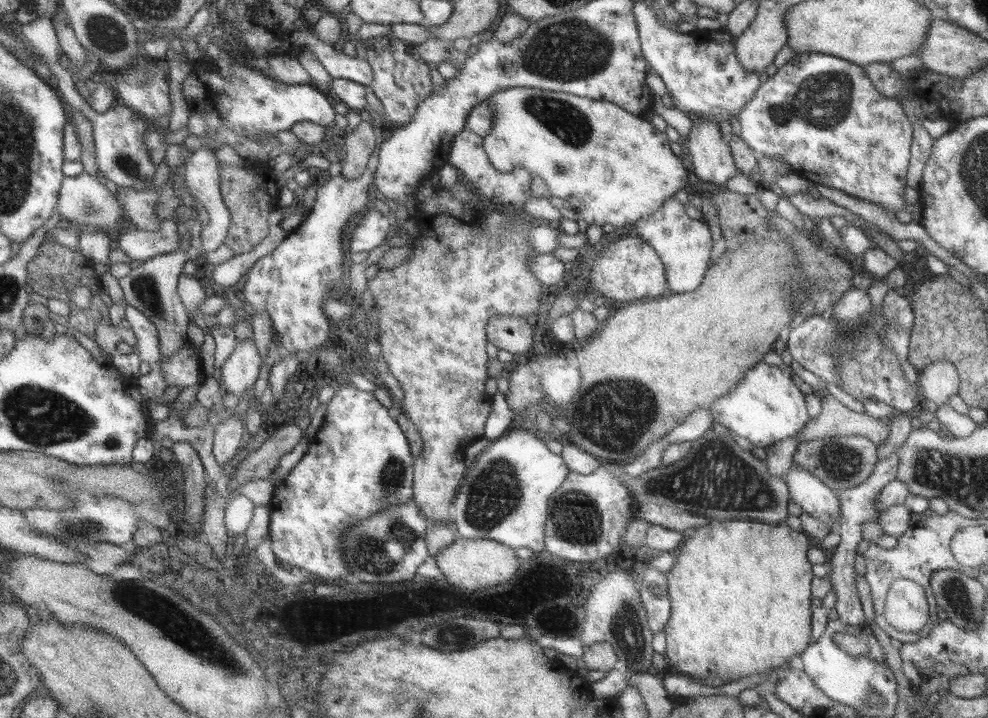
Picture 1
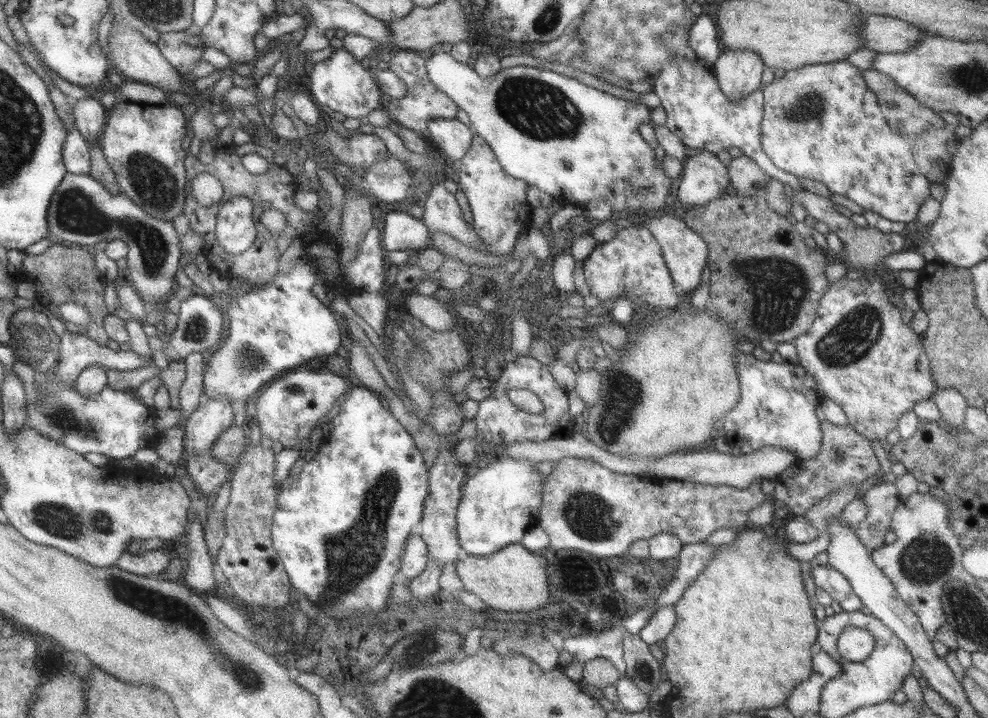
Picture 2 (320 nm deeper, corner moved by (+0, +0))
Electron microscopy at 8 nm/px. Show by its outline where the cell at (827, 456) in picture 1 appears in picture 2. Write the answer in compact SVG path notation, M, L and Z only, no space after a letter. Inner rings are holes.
M825 420L820 423L822 441L819 452L807 460L797 459L774 479L775 500L783 502L792 515L801 515L816 502L844 486L860 485L879 472L879 464L870 441L854 428L837 426Z

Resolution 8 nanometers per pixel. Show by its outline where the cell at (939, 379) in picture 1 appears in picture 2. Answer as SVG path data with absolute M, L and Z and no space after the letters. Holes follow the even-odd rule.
M945 388L937 390L931 399L938 408L940 424L952 431L960 430L967 408L964 396L956 388Z

